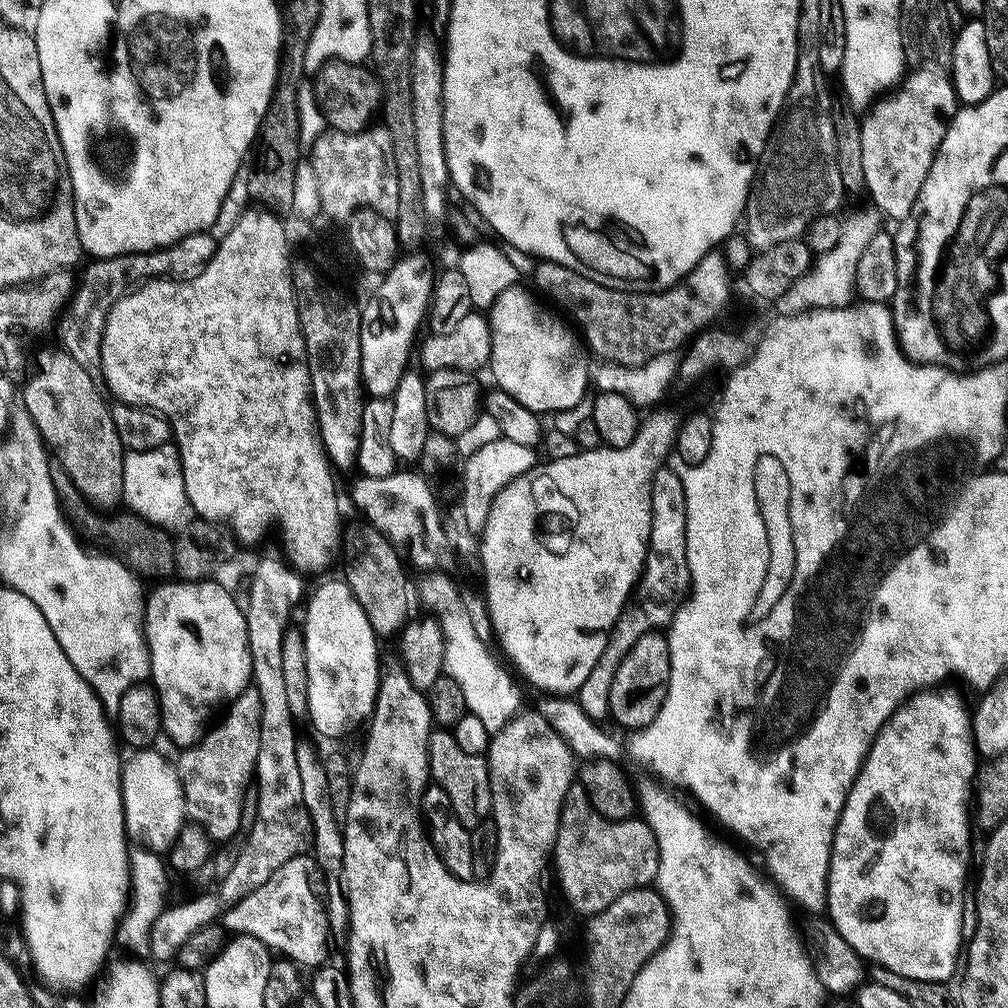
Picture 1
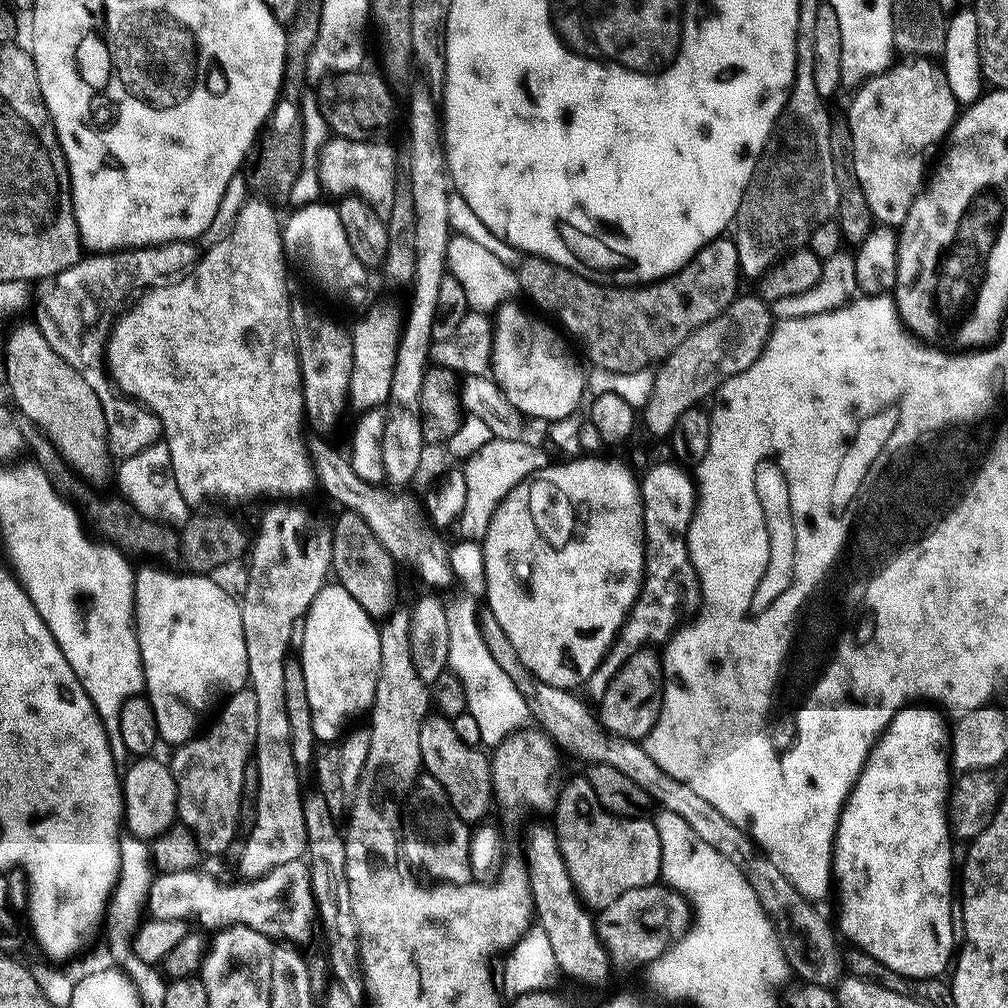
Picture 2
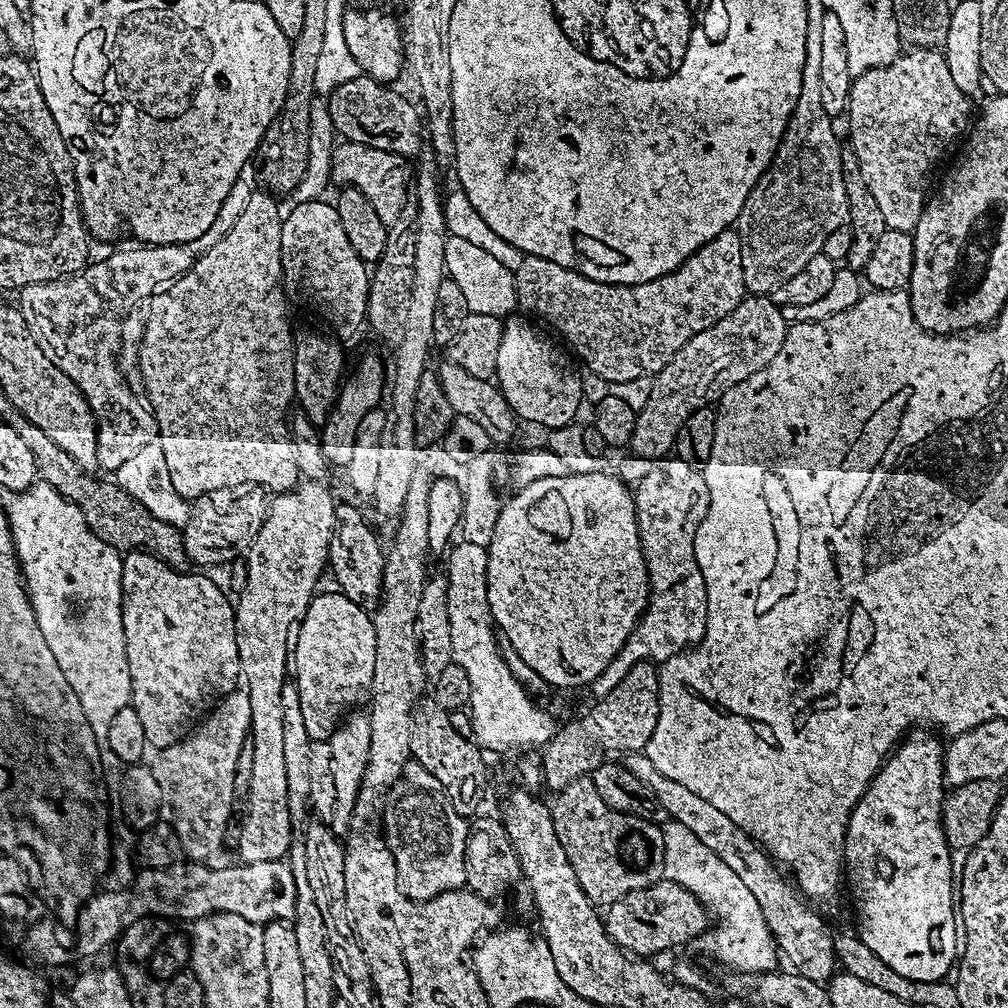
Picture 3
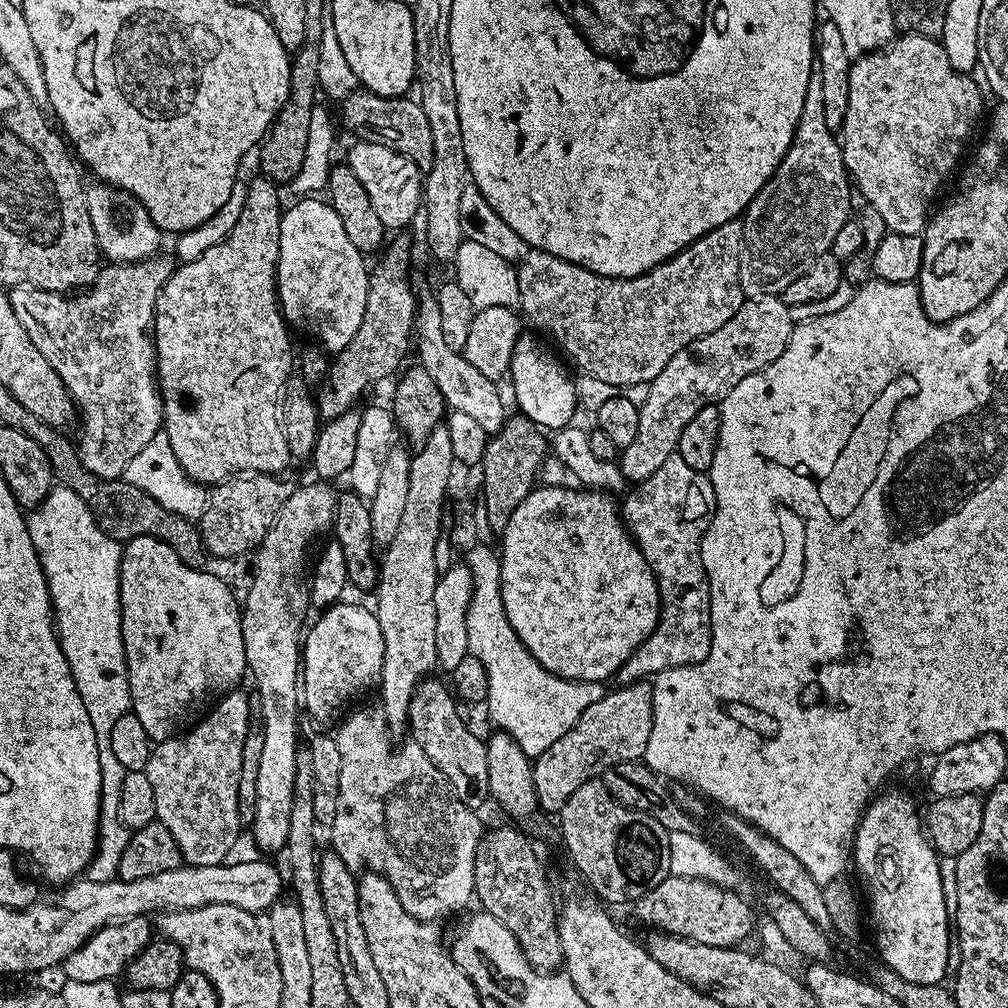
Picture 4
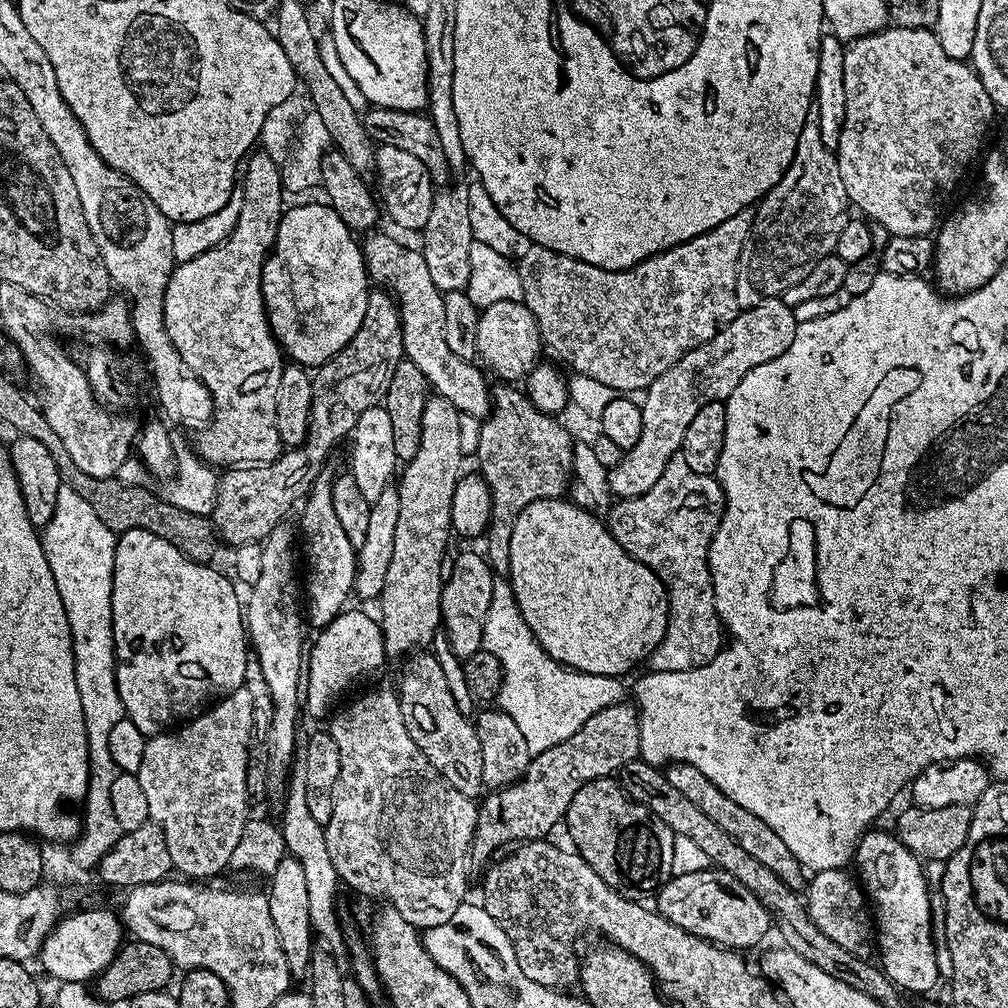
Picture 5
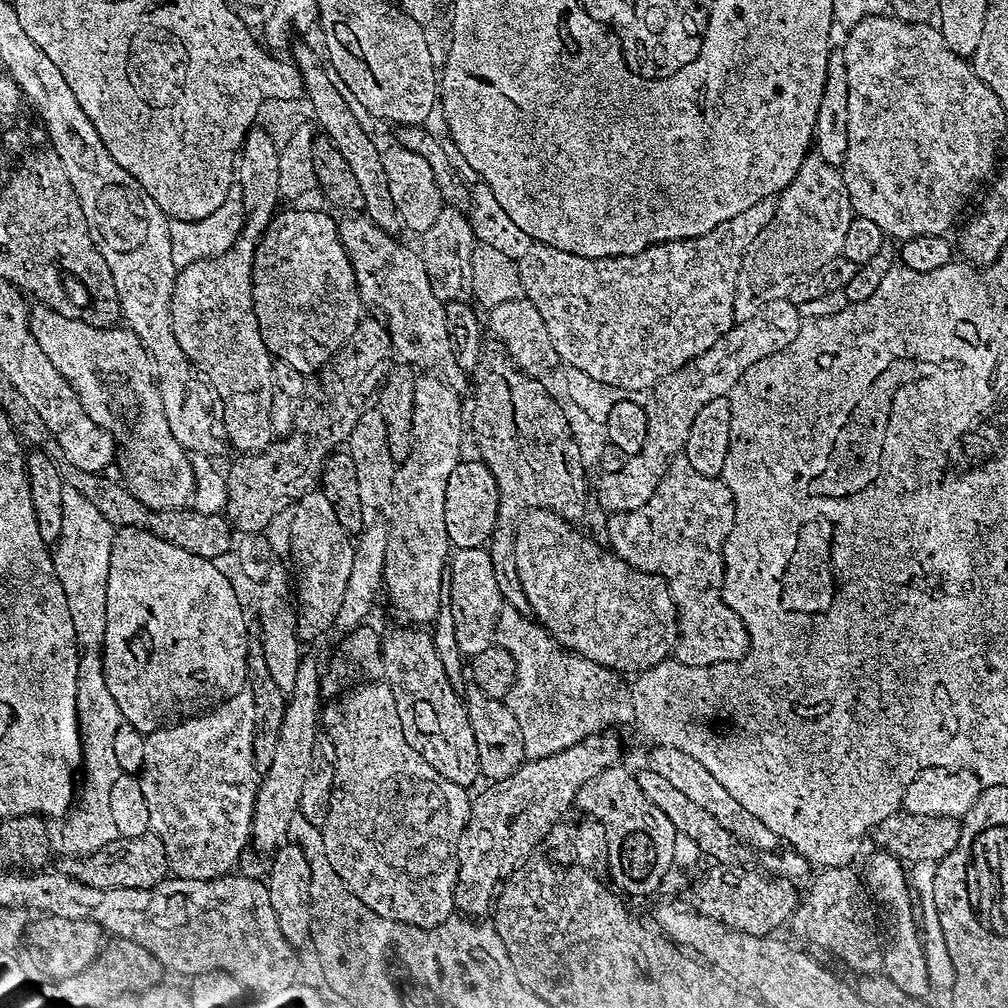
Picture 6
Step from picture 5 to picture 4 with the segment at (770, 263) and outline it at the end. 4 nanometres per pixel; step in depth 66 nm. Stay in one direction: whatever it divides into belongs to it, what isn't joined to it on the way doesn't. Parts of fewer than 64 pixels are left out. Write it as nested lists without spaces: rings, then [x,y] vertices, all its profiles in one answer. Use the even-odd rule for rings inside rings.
[[[814,70],[802,102],[802,118],[798,118],[794,138],[782,162],[742,213],[744,247],[740,285],[745,297],[757,300],[763,296],[780,296],[794,278],[802,278],[810,270],[814,258],[831,252],[838,230],[850,218],[852,196],[841,141],[834,129],[826,126],[822,74]]]

